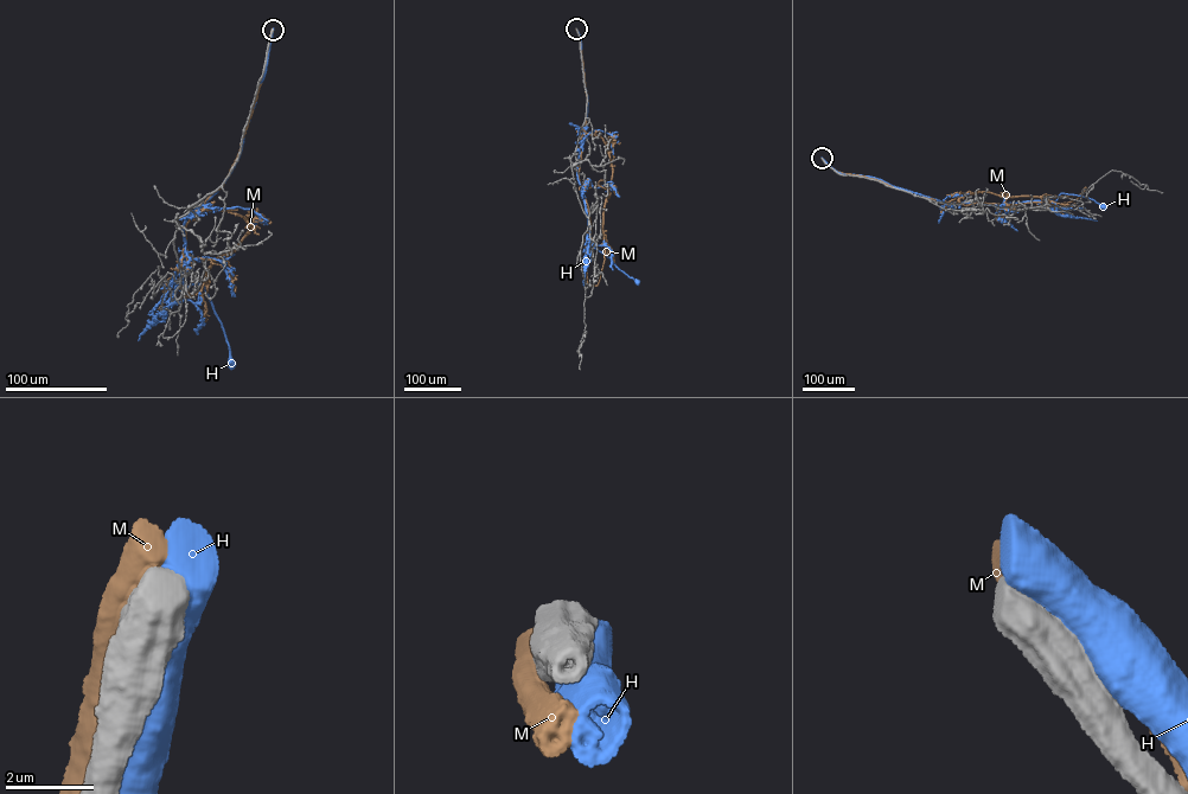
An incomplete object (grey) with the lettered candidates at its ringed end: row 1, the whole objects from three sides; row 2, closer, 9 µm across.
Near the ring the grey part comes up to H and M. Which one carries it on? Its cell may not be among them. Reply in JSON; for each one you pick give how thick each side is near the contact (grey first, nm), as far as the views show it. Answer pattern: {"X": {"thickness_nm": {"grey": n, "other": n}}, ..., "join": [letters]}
{"join": []}

